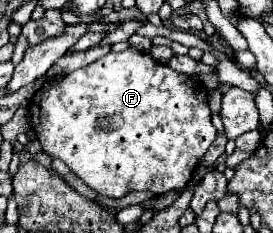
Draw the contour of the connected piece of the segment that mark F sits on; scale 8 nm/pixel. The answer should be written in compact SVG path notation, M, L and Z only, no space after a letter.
M126 49L126 51L120 51L120 53L108 53L106 57L78 69L78 71L72 71L70 75L64 75L60 79L50 79L46 81L32 97L30 101L30 123L36 131L36 137L38 141L42 143L42 149L52 155L52 157L58 157L60 161L64 161L70 171L80 177L92 191L96 191L98 195L102 197L112 197L112 199L120 199L120 197L126 197L128 193L132 191L156 191L156 195L164 195L172 189L182 189L186 187L186 183L192 179L192 173L194 169L198 167L200 159L204 157L204 153L208 151L208 147L214 143L216 139L216 129L210 121L210 107L208 107L208 93L206 93L206 87L190 77L190 75L184 75L184 73L178 73L174 69L170 69L168 65L164 63L158 63L154 61L148 53L140 53L136 49Z

